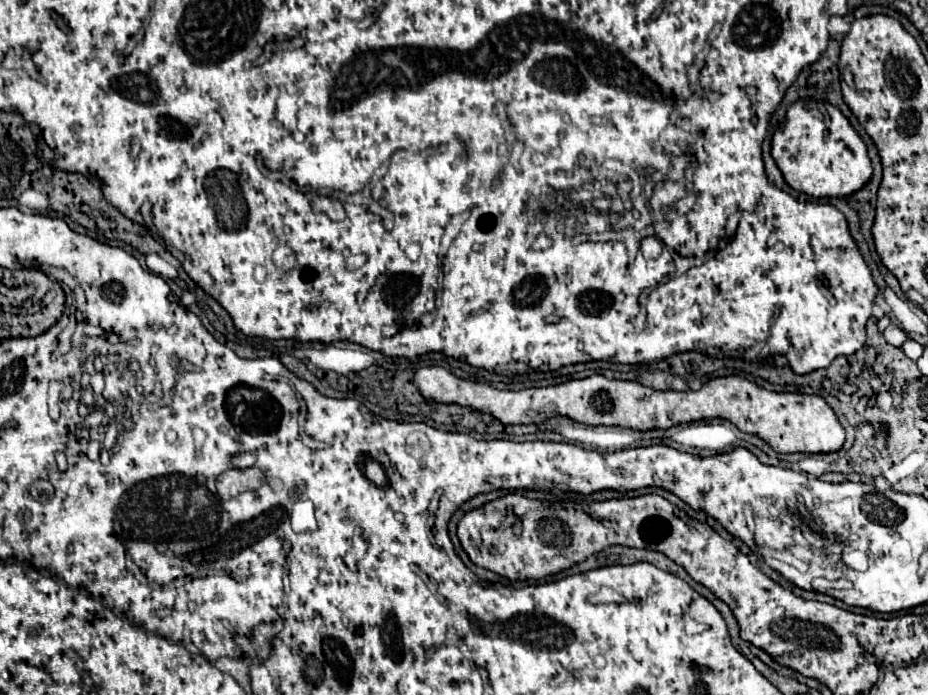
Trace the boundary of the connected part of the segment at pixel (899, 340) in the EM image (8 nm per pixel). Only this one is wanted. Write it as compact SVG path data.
M890 325L882 335L884 335L884 339L886 339L890 345L894 345L894 347L902 347L902 343L908 339L906 333L904 333L902 329L894 327L894 325Z

